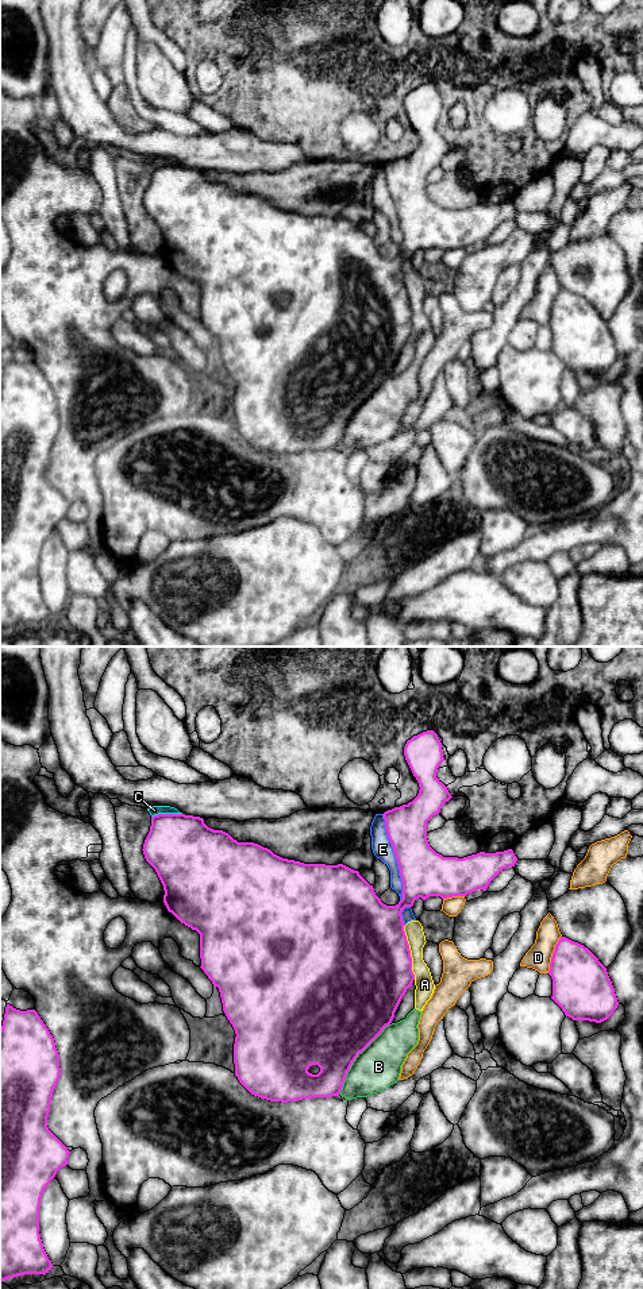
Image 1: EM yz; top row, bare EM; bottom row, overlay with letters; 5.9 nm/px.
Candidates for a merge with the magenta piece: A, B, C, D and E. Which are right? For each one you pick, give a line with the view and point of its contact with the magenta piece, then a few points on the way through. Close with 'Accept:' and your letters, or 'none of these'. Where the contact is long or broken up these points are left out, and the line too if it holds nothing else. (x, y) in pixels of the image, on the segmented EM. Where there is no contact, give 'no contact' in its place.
Accept: none of these

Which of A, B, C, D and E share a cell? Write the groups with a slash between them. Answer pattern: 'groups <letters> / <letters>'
groups A B E / C / D

